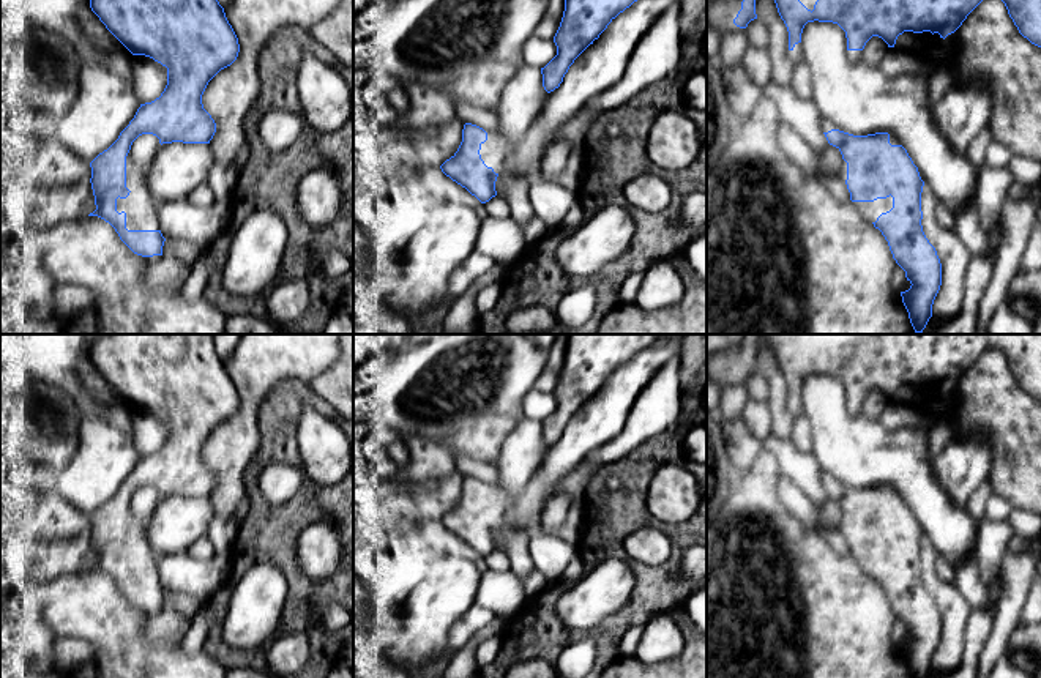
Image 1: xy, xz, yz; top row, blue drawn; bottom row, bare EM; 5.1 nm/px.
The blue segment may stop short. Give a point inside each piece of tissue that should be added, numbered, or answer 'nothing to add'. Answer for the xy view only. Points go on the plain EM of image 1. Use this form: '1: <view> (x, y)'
1: xy (141, 562)

